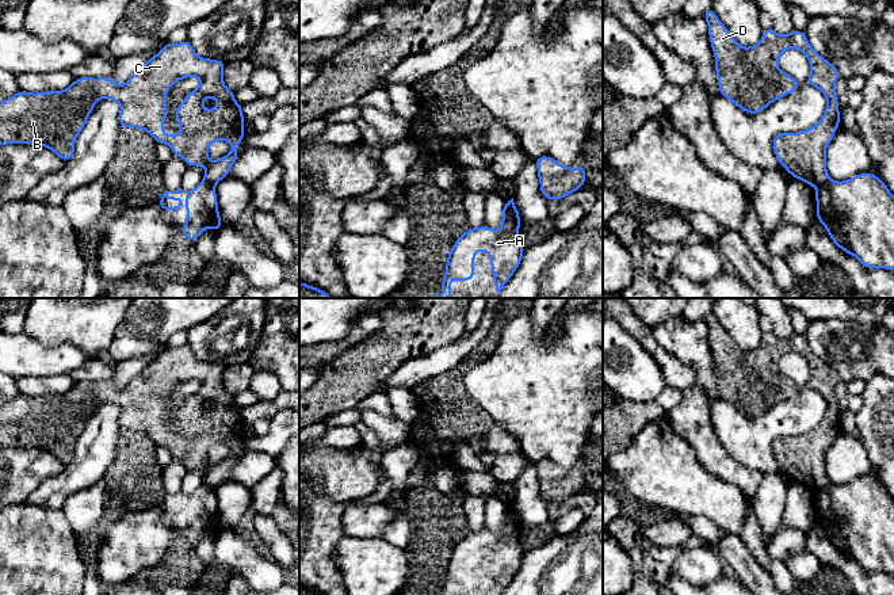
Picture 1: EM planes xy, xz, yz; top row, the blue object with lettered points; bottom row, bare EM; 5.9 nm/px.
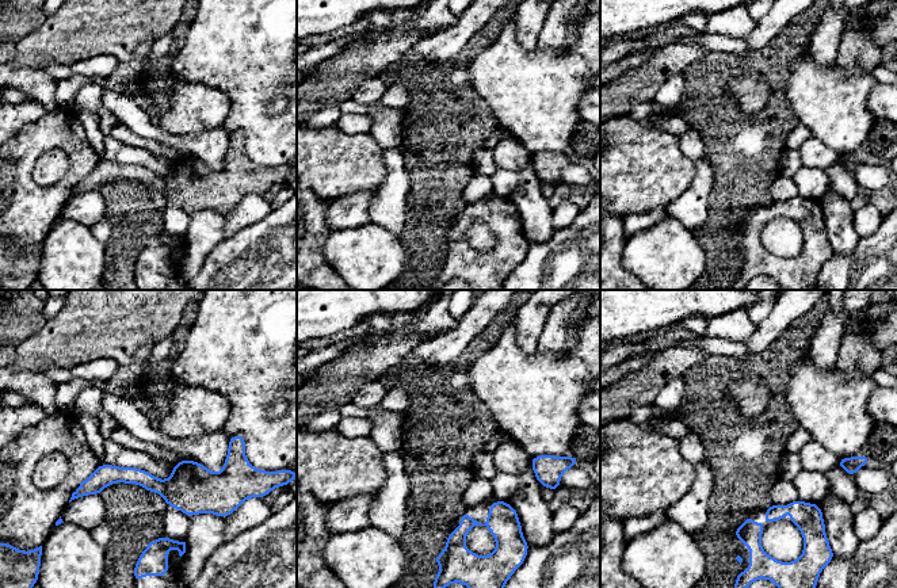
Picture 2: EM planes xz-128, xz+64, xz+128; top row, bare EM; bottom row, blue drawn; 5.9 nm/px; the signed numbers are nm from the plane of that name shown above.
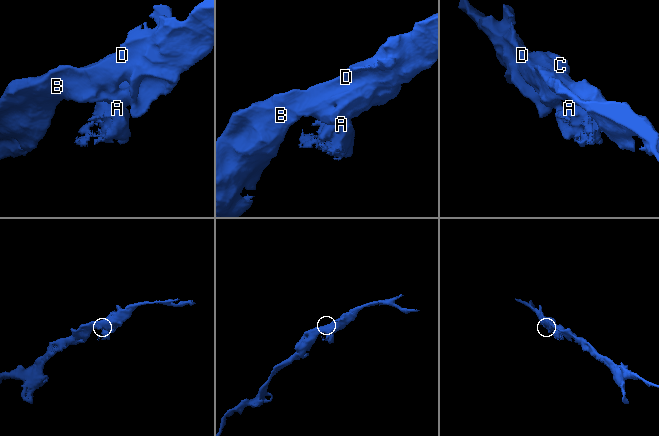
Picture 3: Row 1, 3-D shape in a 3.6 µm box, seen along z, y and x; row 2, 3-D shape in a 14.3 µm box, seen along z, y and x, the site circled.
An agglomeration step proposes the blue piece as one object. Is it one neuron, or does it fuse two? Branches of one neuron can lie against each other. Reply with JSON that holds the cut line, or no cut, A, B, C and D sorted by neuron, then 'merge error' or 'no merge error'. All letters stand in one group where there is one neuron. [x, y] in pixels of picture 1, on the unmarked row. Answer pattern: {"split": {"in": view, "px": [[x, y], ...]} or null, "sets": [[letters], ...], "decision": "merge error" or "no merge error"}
{"split": {"in": "xz", "px": [[503, 511], [518, 525]]}, "sets": [["A"], ["B", "C", "D"]], "decision": "merge error"}

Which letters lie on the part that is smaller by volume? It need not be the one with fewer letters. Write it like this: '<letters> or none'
A

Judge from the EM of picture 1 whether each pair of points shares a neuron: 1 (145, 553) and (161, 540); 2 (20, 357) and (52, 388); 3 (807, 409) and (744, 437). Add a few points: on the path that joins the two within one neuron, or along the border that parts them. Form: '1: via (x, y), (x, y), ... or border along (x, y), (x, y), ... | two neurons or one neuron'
1: via (149, 549), (157, 541) | one neuron
2: border along (68, 373), (57, 376), (20, 376), (16, 380) | two neurons
3: via (791, 415), (778, 418), (760, 433) | one neuron

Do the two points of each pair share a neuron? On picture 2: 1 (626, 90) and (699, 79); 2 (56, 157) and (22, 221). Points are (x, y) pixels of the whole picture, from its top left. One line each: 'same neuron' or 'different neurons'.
1: different neurons
2: different neurons

